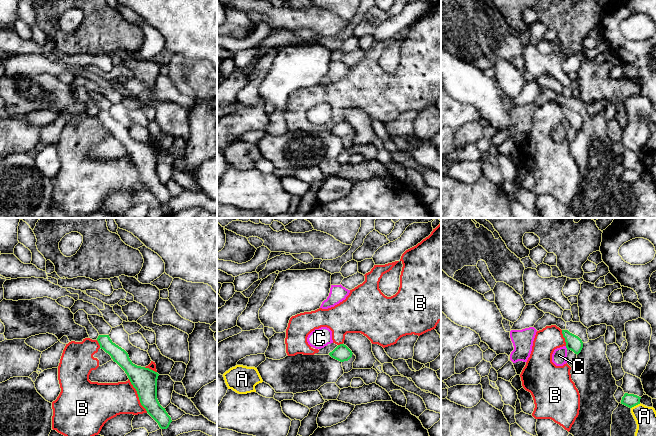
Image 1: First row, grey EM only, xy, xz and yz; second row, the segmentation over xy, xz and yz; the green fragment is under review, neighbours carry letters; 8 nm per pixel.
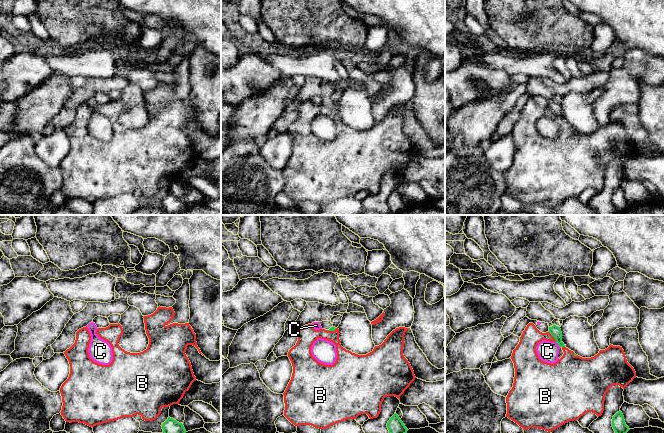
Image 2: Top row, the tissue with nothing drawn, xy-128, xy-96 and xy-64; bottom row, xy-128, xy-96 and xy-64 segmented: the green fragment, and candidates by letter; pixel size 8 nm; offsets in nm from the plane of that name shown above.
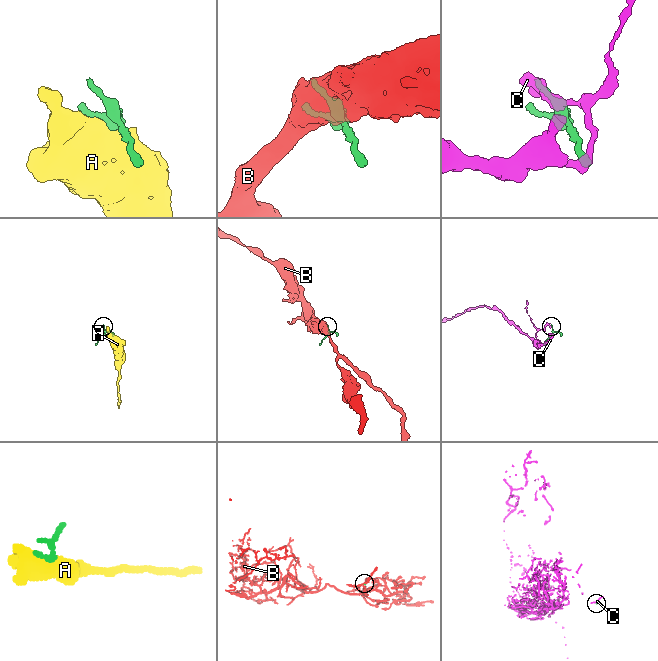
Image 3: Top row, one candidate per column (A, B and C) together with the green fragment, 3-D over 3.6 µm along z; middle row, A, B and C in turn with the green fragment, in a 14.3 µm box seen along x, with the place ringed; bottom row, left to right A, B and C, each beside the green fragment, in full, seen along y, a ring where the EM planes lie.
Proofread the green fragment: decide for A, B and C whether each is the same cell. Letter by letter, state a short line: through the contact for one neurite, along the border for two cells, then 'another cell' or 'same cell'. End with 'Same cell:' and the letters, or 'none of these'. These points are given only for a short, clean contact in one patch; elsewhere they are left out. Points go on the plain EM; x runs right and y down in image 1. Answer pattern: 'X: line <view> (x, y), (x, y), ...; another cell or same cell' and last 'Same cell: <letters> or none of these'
A: another cell
B: another cell
C: line yz (565, 122), (567, 125); another cell
Same cell: none of these

